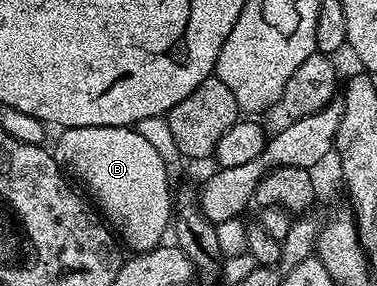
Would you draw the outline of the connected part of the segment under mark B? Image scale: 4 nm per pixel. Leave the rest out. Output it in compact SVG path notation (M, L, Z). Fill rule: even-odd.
M128 125L75 127L74 129L61 129L58 134L57 142L55 142L54 145L51 145L53 158L56 159L58 165L61 166L62 170L64 170L70 178L76 179L76 177L78 177L78 179L85 184L86 190L84 189L84 192L91 198L92 204L99 210L100 216L111 226L114 234L116 234L126 246L129 244L130 247L133 248L132 252L134 254L146 253L149 249L153 249L157 245L162 244L162 242L166 240L165 232L168 234L171 229L171 218L175 213L175 201L171 196L171 189L169 193L169 173L165 170L168 169L167 162L159 155L159 151L155 151L155 147L151 147L151 143L147 143L147 139L143 139L143 135L139 135L136 128Z

